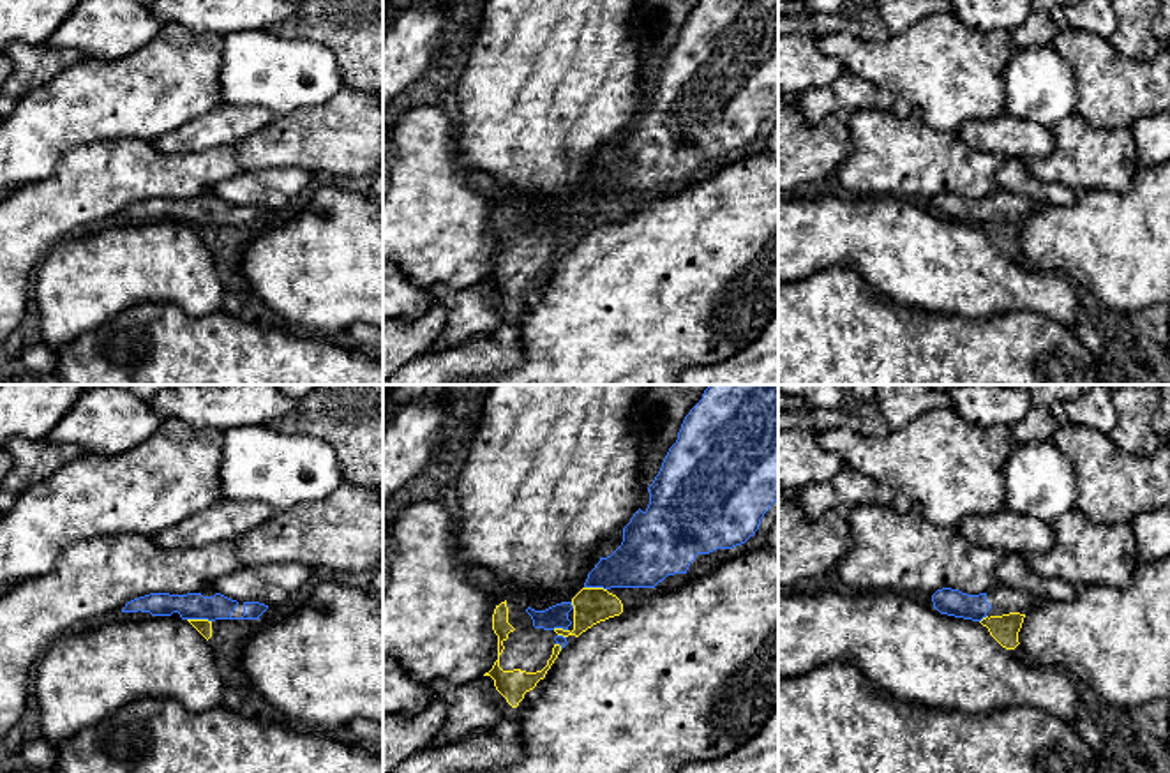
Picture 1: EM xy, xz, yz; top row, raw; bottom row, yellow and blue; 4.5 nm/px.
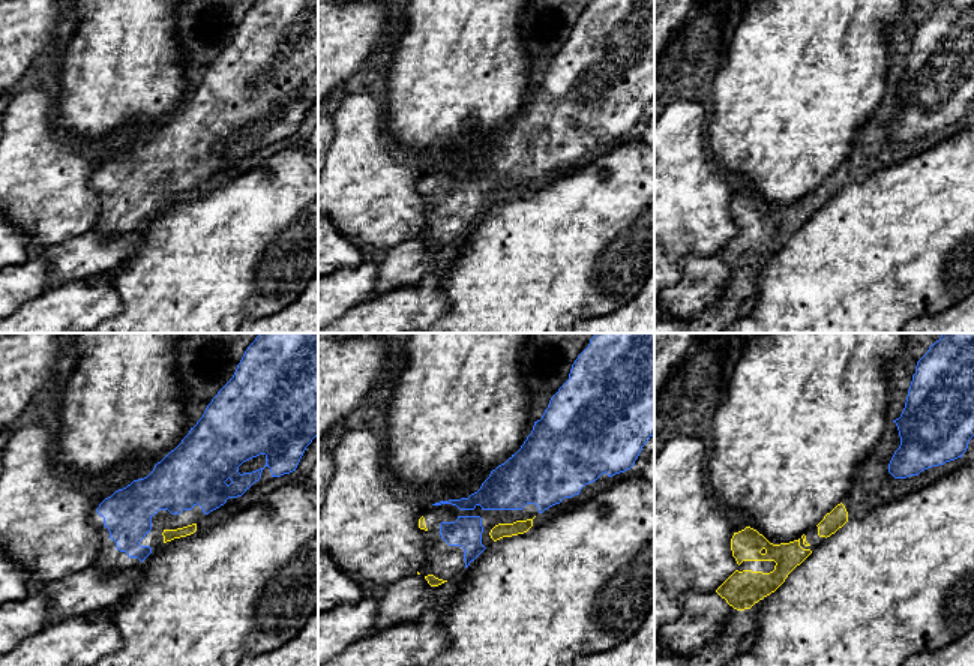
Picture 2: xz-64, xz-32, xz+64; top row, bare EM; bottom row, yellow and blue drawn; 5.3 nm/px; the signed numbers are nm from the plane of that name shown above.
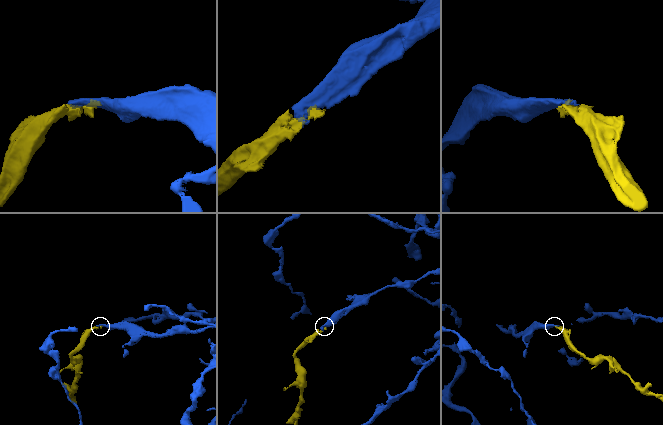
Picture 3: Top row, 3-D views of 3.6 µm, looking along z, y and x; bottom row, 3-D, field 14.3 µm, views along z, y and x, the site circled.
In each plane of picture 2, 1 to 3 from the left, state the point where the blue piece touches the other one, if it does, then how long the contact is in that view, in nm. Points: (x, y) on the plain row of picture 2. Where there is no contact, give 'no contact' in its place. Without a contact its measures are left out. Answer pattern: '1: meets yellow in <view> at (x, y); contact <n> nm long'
1: no contact
2: no contact
3: no contact

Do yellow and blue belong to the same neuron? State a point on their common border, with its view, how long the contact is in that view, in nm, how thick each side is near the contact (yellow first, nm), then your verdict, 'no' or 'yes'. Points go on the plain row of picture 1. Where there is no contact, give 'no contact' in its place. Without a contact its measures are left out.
xy (200, 225) | 110 nm | 70/130 nm | yes

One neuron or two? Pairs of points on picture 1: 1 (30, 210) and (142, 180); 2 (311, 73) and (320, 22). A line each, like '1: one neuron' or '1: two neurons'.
1: one neuron
2: two neurons

